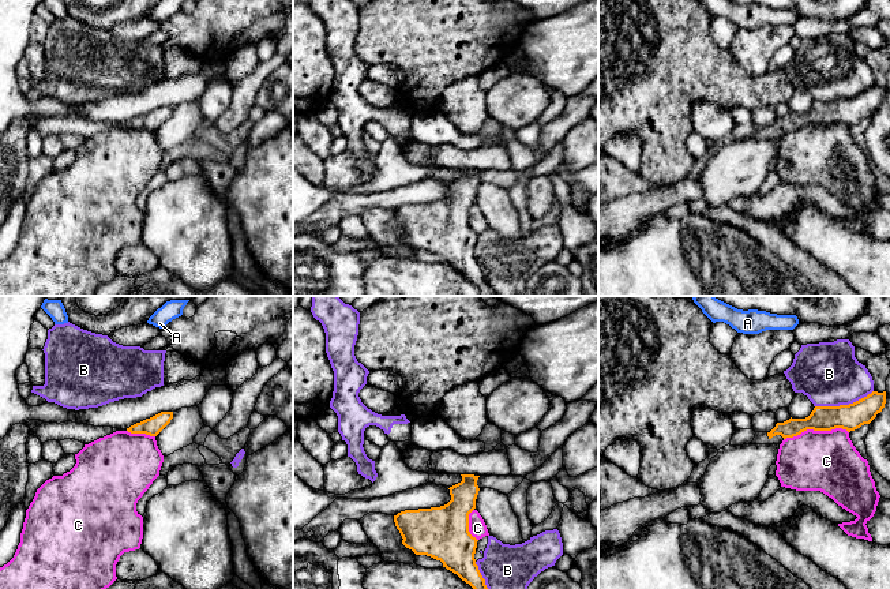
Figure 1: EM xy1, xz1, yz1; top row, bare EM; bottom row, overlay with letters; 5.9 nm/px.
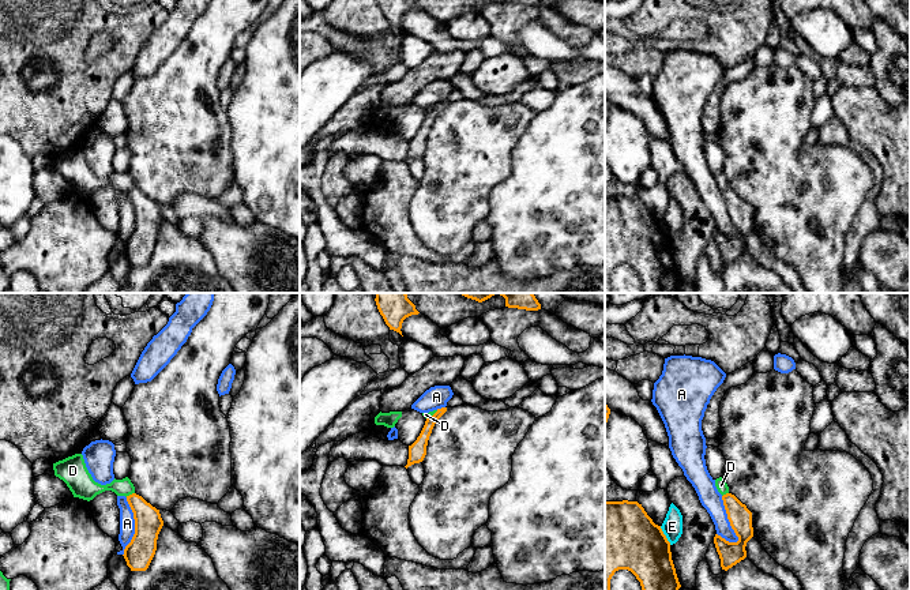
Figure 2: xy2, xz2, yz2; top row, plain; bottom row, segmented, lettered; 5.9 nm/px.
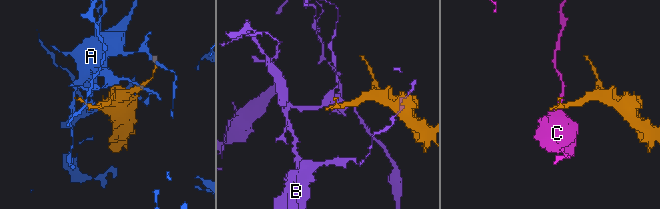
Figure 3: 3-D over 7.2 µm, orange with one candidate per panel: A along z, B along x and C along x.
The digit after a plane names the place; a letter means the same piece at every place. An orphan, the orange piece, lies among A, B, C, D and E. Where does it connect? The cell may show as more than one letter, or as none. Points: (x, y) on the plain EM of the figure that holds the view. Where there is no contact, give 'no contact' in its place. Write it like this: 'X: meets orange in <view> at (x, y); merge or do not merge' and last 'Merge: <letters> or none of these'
A: meets orange in yz2 at (728, 213); do not merge
B: meets orange in yz1 at (844, 100); do not merge
C: meets orange in yz1 at (815, 124); do not merge
D: meets orange in xy2 at (130, 190); do not merge
E: meets orange in yz2 at (665, 230); do not merge
Merge: none of these

